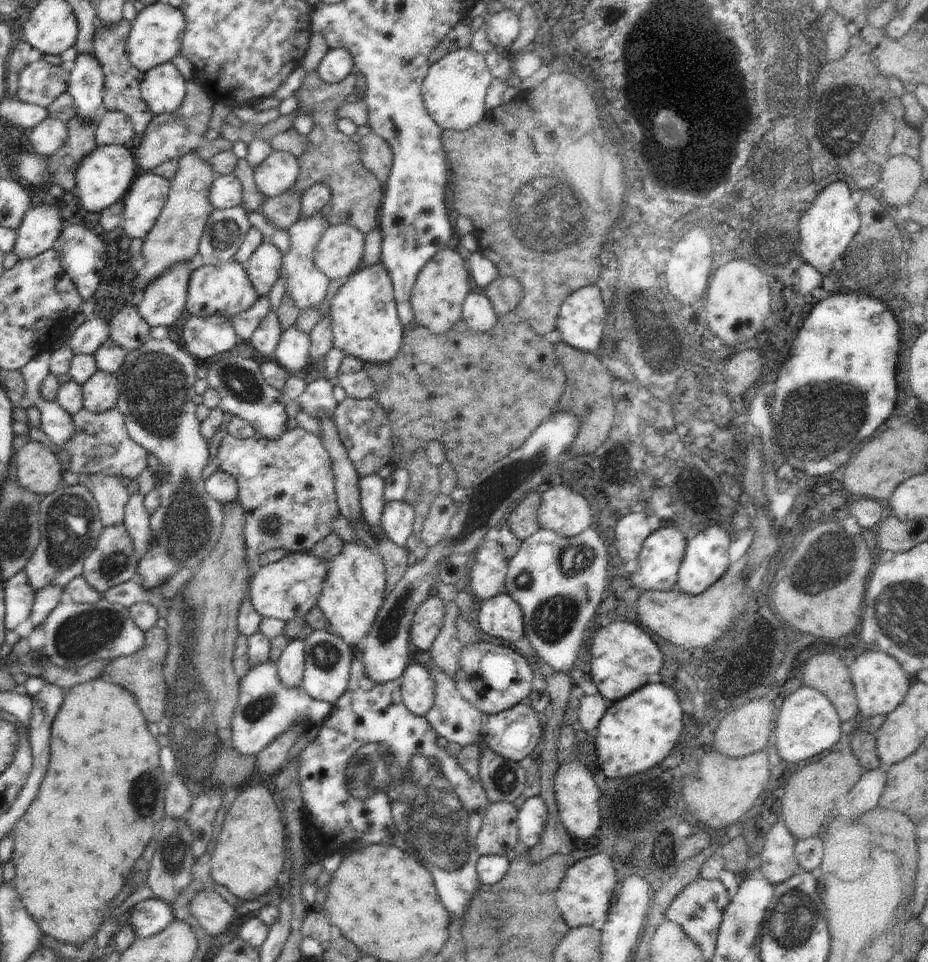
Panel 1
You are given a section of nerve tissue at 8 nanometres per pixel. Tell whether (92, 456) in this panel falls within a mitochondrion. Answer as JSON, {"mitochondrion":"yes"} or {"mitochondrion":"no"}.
{"mitochondrion":"no"}

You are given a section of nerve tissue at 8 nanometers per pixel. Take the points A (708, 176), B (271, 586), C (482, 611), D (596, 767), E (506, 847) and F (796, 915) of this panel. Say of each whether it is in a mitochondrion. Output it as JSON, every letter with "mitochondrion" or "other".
{"A":"other","B":"other","C":"other","D":"other","E":"other","F":"mitochondrion"}

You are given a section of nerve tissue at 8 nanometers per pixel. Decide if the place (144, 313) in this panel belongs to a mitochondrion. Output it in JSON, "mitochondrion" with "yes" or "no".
{"mitochondrion":"no"}

